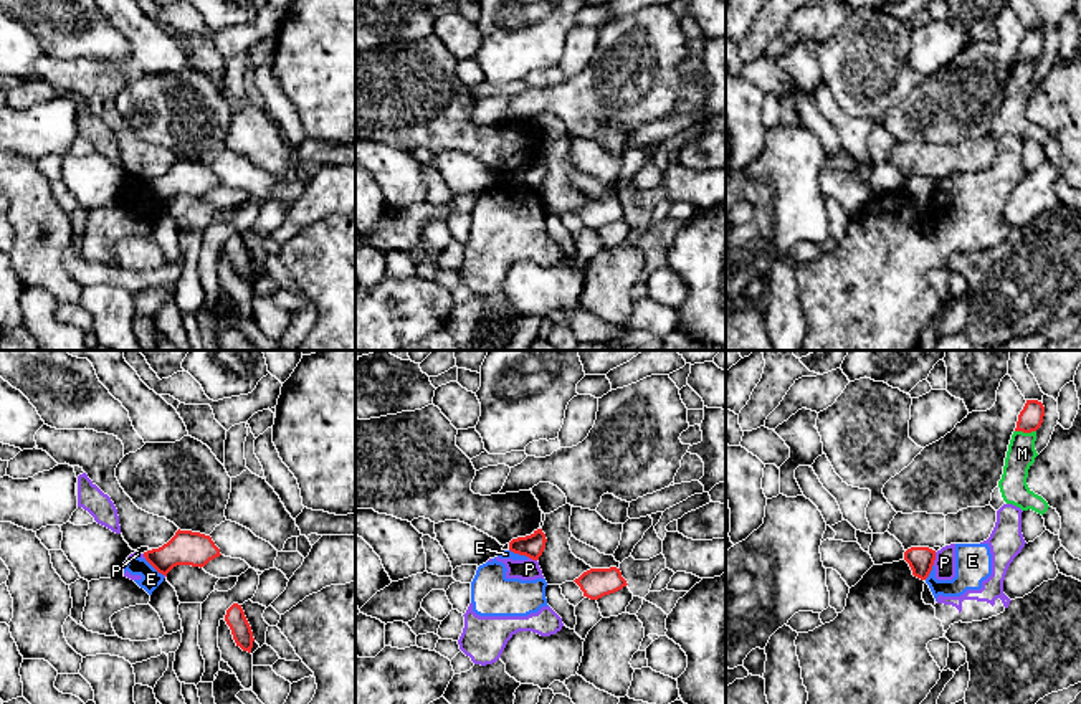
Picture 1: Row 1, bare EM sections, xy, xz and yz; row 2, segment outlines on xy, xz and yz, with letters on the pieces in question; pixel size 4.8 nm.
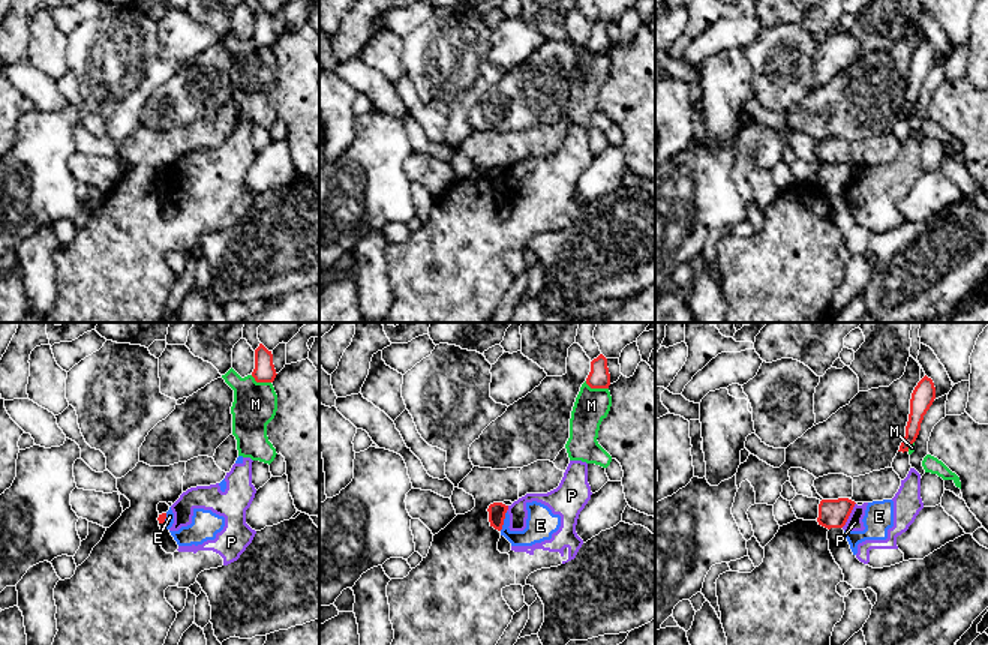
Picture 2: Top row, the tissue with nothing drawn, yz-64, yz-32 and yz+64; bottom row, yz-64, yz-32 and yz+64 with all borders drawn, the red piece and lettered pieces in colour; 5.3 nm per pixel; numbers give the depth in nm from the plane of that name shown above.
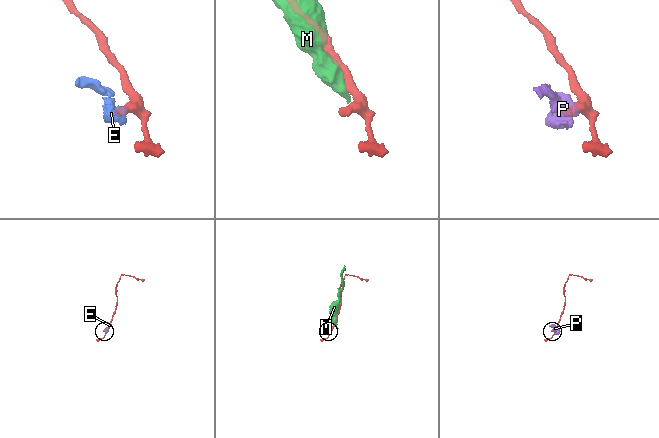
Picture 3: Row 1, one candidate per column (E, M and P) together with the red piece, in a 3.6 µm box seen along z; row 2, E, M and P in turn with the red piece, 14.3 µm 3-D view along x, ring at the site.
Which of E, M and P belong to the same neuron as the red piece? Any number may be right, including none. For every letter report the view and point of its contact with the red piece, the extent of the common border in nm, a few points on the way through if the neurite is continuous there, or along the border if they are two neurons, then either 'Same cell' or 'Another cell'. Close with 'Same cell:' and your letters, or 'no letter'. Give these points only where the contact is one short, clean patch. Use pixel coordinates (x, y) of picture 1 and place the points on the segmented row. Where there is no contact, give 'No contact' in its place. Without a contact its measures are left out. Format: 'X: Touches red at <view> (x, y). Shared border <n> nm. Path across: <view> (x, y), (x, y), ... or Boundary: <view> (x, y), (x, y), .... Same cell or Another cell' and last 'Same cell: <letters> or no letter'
E: Touches red at xz (519, 554). Shared border 110 nm. Boundary: xz (509, 549), (529, 557). Another cell
M: Touches red at yz (1025, 432). Shared border 100 nm. Another cell
P: Touches red at yz (934, 559). Shared border 70 nm. Boundary: yz (936, 552), (933, 564). Another cell
Same cell: no letter

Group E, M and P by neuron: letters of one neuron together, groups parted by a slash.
E P / M

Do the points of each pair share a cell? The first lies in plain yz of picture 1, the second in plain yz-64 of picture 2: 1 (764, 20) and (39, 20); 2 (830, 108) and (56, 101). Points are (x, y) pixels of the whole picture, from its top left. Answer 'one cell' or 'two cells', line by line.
1: two cells
2: two cells

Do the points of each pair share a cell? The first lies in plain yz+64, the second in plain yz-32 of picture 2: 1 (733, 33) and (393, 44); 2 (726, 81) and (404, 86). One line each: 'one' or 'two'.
1: two
2: two

